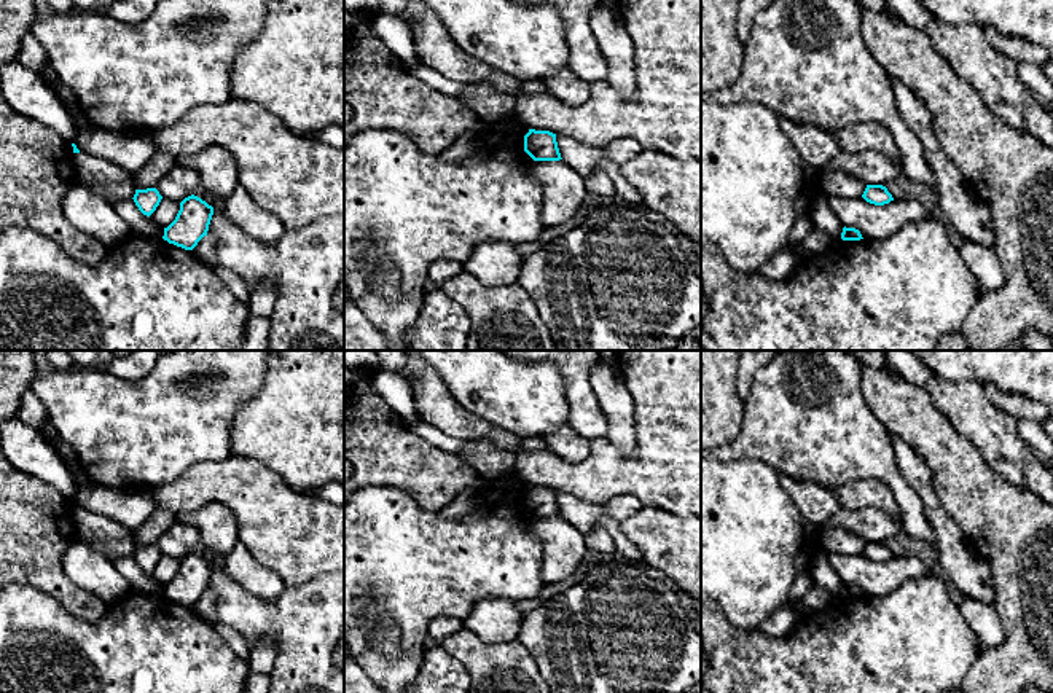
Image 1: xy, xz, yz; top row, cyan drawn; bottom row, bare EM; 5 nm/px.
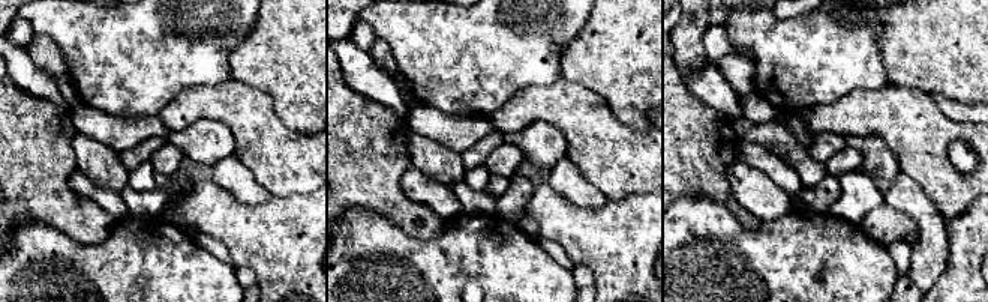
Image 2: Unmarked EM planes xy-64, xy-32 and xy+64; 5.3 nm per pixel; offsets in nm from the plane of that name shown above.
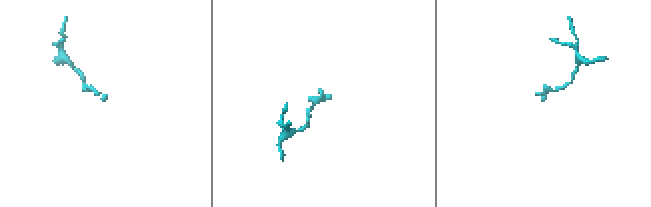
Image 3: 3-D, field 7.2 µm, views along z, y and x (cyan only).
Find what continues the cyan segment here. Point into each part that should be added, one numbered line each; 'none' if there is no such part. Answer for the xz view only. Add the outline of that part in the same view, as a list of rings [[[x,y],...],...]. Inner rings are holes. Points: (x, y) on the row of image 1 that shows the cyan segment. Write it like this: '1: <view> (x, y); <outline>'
none

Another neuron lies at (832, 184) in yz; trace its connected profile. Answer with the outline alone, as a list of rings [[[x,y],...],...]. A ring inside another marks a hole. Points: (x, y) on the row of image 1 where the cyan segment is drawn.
[[[833,169],[819,170],[819,193],[812,199],[808,210],[809,217],[814,221],[814,228],[822,233],[827,233],[832,241],[841,239],[843,221],[833,212],[830,206],[832,198],[847,198],[855,199],[862,198],[867,183],[862,180]]]

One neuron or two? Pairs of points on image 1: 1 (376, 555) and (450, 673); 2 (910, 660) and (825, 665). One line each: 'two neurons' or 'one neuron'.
1: two neurons
2: one neuron

